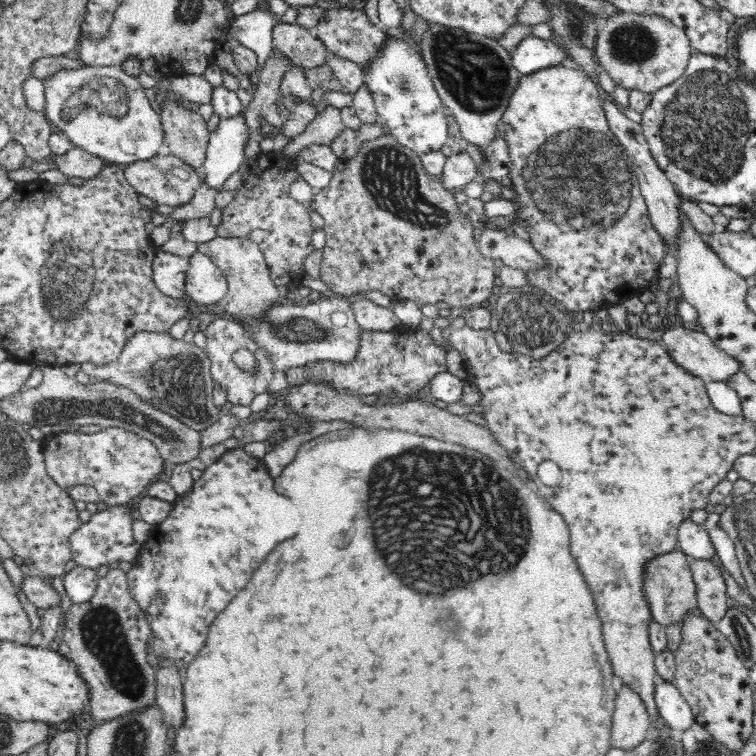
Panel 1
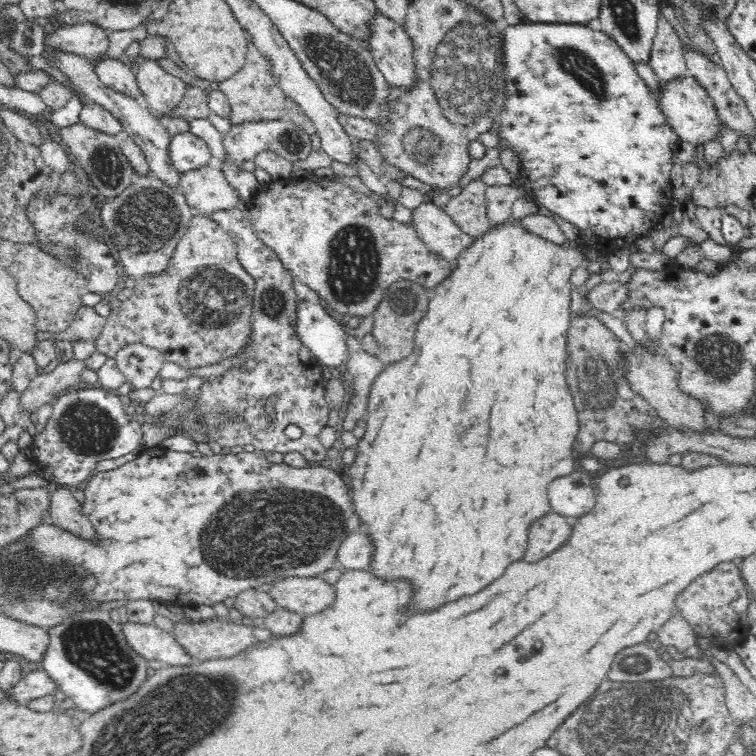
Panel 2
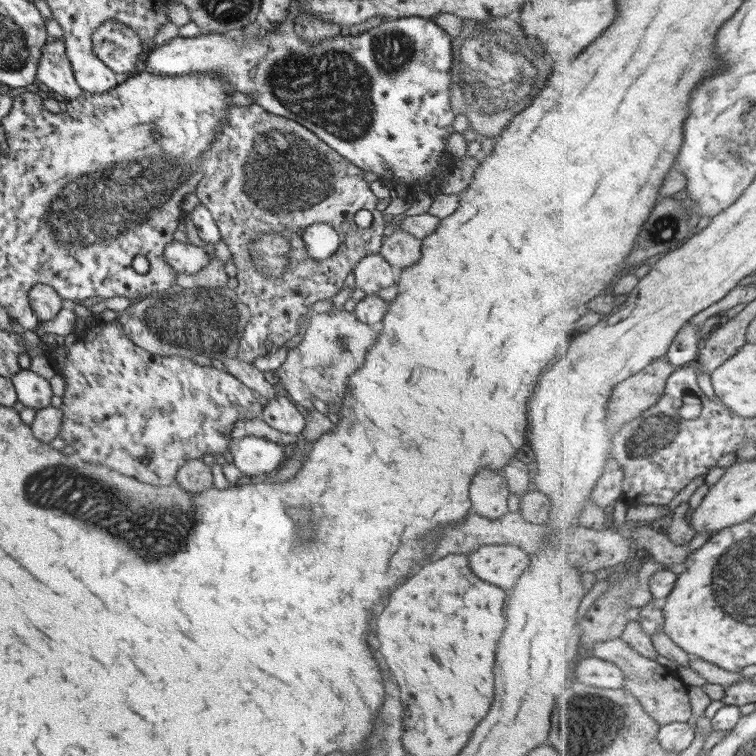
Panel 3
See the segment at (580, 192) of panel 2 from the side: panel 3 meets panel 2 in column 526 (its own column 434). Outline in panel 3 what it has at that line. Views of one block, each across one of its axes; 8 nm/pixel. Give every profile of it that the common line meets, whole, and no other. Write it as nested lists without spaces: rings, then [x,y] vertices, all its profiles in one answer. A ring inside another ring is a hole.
[[[262,11],[256,15],[256,21],[252,24],[247,24],[244,30],[244,35],[234,38],[232,34],[206,34],[202,33],[194,38],[172,38],[172,40],[155,47],[148,56],[144,64],[150,72],[165,75],[189,75],[192,73],[210,73],[218,75],[220,80],[228,82],[232,86],[232,92],[242,93],[247,95],[254,105],[261,106],[269,113],[280,115],[294,122],[299,122],[302,126],[311,130],[320,140],[323,140],[330,148],[340,154],[343,158],[351,161],[354,165],[360,167],[364,172],[374,172],[379,178],[392,187],[400,186],[400,184],[410,184],[416,190],[422,190],[424,193],[429,193],[434,189],[440,190],[443,180],[449,173],[452,166],[453,158],[446,151],[446,144],[450,135],[455,132],[452,128],[455,121],[454,110],[450,105],[450,81],[452,76],[452,61],[455,56],[452,54],[454,48],[454,40],[449,36],[434,20],[428,20],[419,17],[400,18],[389,21],[379,21],[376,28],[364,32],[358,36],[342,36],[341,34],[334,39],[328,39],[320,42],[302,41],[296,34],[292,34],[290,30],[286,32],[275,30],[274,26],[268,20]]]

